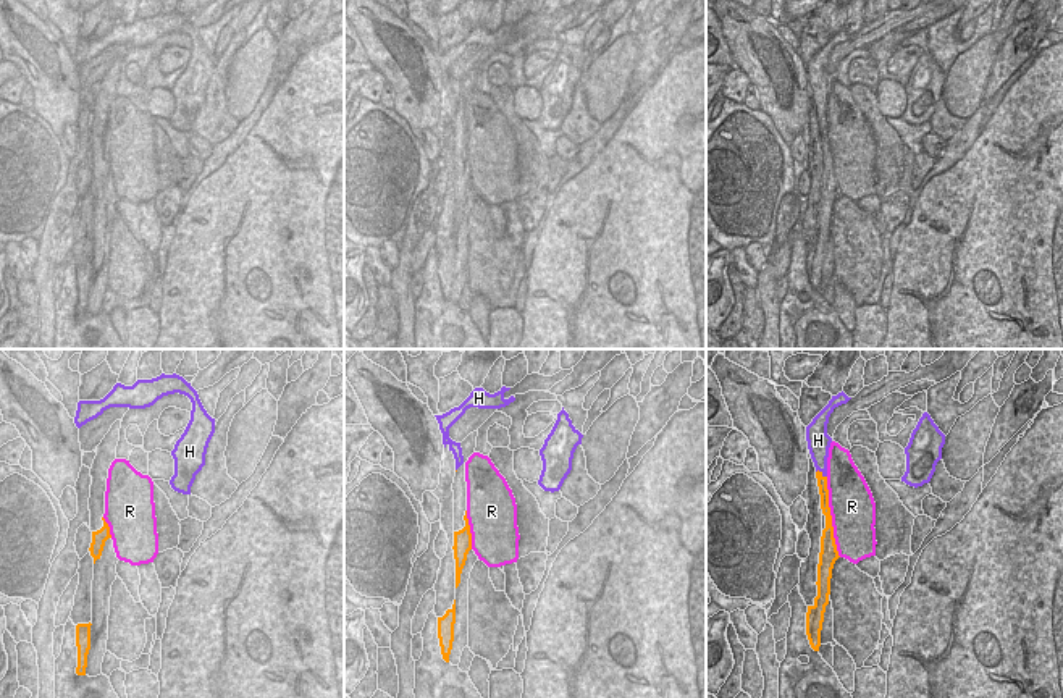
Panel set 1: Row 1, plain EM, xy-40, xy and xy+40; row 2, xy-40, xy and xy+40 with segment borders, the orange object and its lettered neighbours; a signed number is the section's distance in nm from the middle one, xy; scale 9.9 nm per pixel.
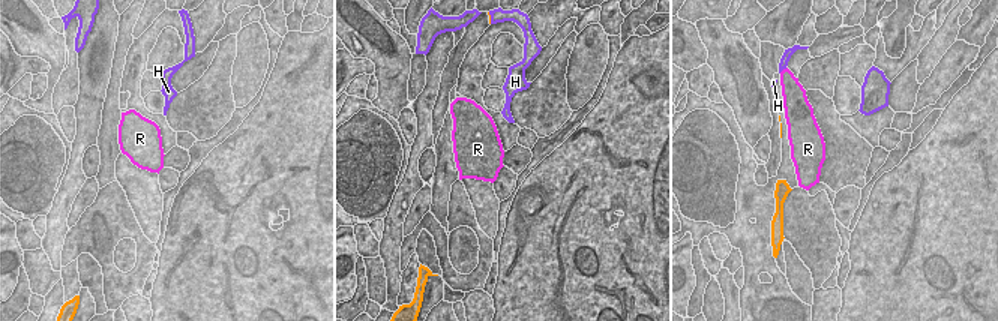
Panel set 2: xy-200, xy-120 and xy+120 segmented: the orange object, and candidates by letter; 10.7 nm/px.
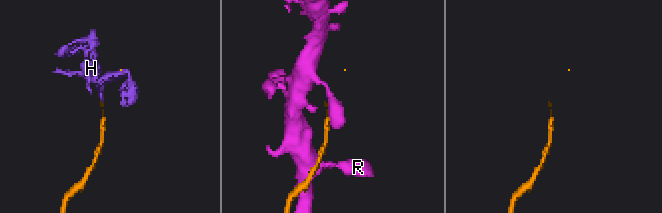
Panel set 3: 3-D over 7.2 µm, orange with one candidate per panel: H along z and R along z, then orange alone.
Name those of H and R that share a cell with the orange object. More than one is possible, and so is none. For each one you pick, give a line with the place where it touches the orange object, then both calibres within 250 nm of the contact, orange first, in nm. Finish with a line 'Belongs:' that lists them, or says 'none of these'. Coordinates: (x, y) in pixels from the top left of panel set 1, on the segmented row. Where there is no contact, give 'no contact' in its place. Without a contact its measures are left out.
Belongs: none of these

